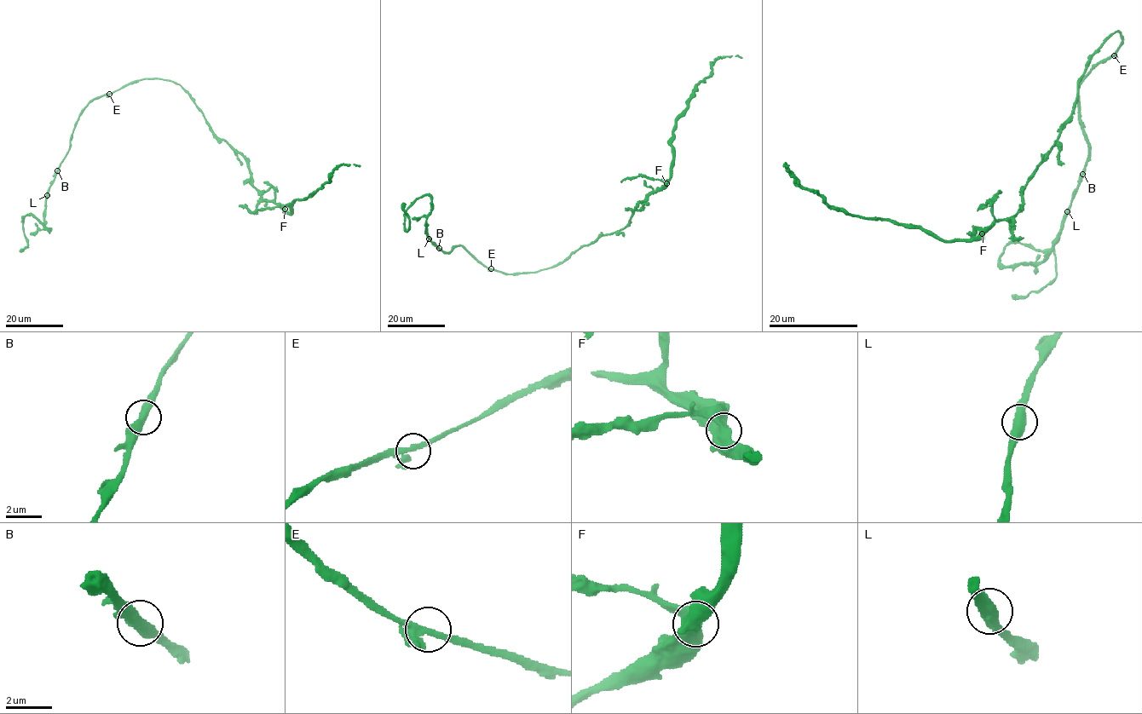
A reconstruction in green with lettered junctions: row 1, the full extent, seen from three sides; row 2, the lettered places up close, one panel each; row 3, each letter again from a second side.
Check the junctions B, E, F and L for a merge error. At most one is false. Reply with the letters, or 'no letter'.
no letter

